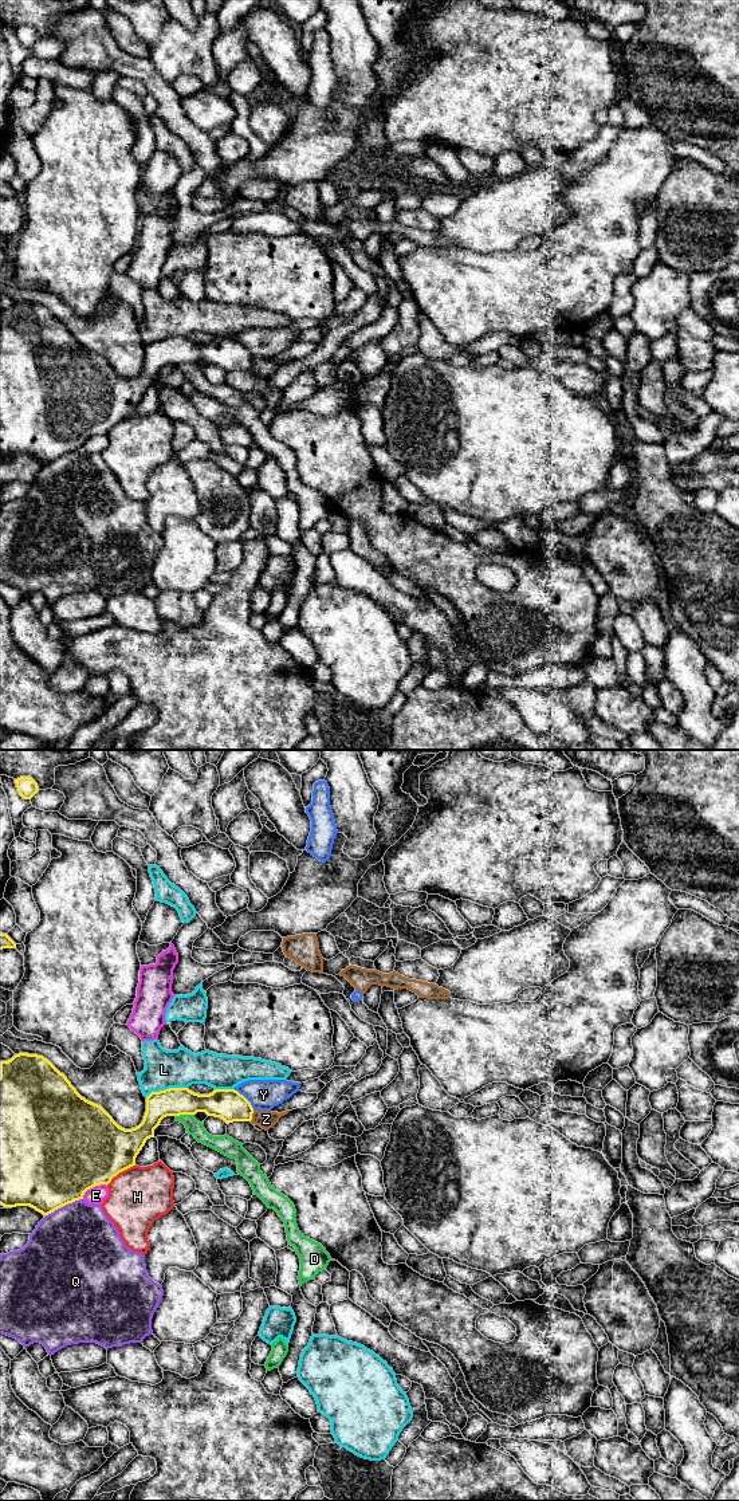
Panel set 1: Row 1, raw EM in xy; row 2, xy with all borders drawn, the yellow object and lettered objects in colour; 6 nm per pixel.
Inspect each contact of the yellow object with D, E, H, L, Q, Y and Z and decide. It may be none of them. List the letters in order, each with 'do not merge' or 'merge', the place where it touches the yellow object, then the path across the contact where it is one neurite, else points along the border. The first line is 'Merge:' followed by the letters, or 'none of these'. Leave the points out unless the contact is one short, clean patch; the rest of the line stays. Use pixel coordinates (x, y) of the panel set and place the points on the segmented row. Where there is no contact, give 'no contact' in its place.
Merge: none of these
D: do not merge; meets yellow in xy at (184, 1114)
E: do not merge; meets yellow in xy at (93, 1186)
H: do not merge; meets yellow in xy at (120, 1171)
L: do not merge; meets yellow in xy at (166, 1089)
Q: do not merge; meets yellow in xy at (63, 1205)
Y: do not merge; meets yellow in xy at (246, 1099); border along xy (234, 1088), (254, 1109)
Z: do not merge; meets yellow in xy at (251, 1116); border along xy (254, 1111), (250, 1120)

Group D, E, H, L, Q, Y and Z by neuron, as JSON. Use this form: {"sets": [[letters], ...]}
{"sets": [["D"], ["E"], ["H"], ["L"], ["Q"], ["Y"], ["Z"]]}

